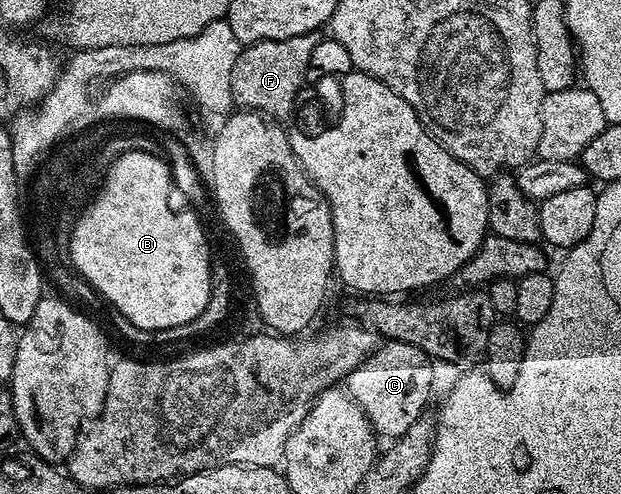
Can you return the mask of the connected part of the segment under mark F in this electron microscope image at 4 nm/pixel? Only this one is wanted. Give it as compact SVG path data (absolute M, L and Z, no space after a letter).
M319 32L297 34L297 38L259 40L248 44L233 63L229 86L234 103L240 109L261 112L268 118L283 122L294 113L300 99L299 87L303 84L303 71L308 71L313 46L321 39Z

